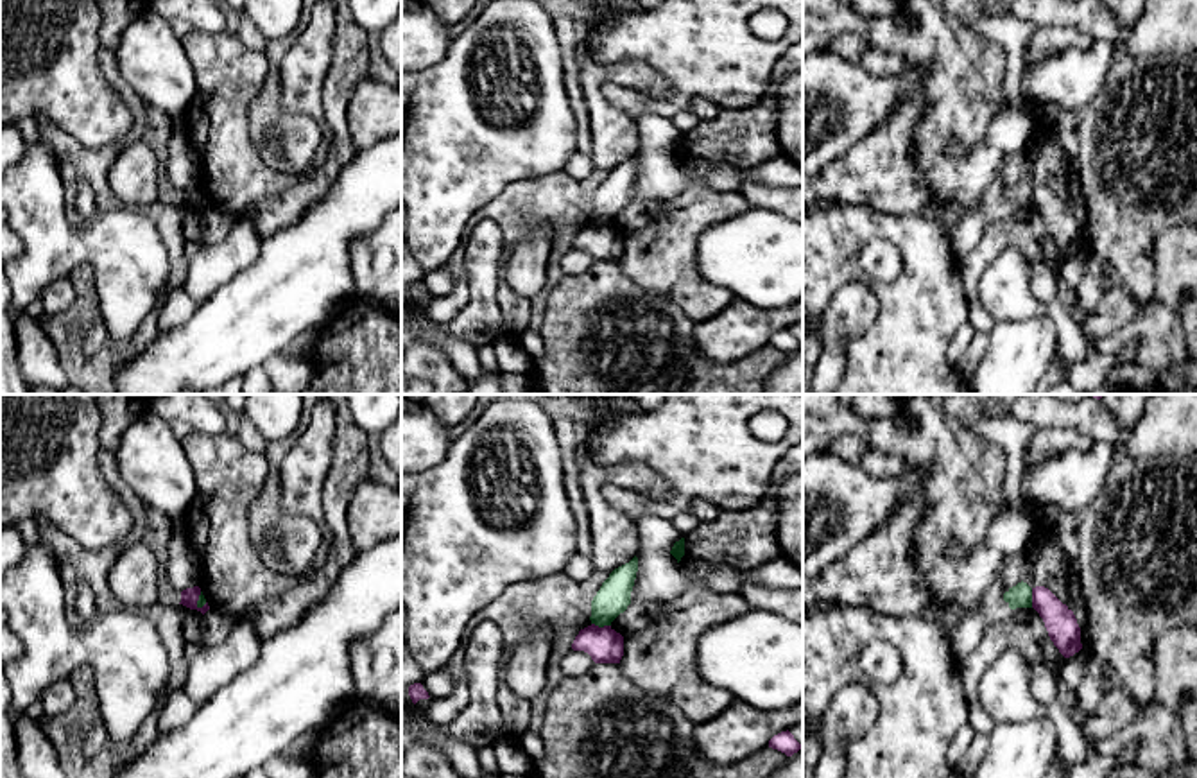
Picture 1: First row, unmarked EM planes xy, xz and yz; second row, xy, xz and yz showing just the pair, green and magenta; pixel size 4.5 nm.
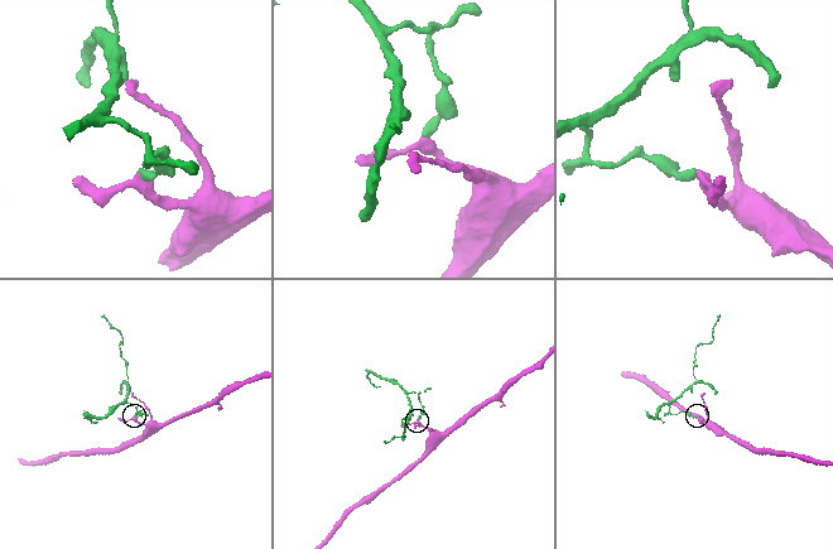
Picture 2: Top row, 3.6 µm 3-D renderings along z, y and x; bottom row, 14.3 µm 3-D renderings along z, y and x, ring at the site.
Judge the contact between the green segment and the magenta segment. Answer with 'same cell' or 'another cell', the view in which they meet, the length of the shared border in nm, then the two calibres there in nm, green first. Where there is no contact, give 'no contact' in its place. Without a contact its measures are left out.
another cell; contact in xz; length 90 nm; calibres 150 and 160 nm

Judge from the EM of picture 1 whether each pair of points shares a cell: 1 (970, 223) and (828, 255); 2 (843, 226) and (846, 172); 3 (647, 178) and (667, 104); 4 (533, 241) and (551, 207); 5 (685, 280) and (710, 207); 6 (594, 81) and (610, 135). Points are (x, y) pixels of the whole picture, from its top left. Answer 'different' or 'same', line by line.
1: different
2: different
3: different
4: different
5: same
6: same

